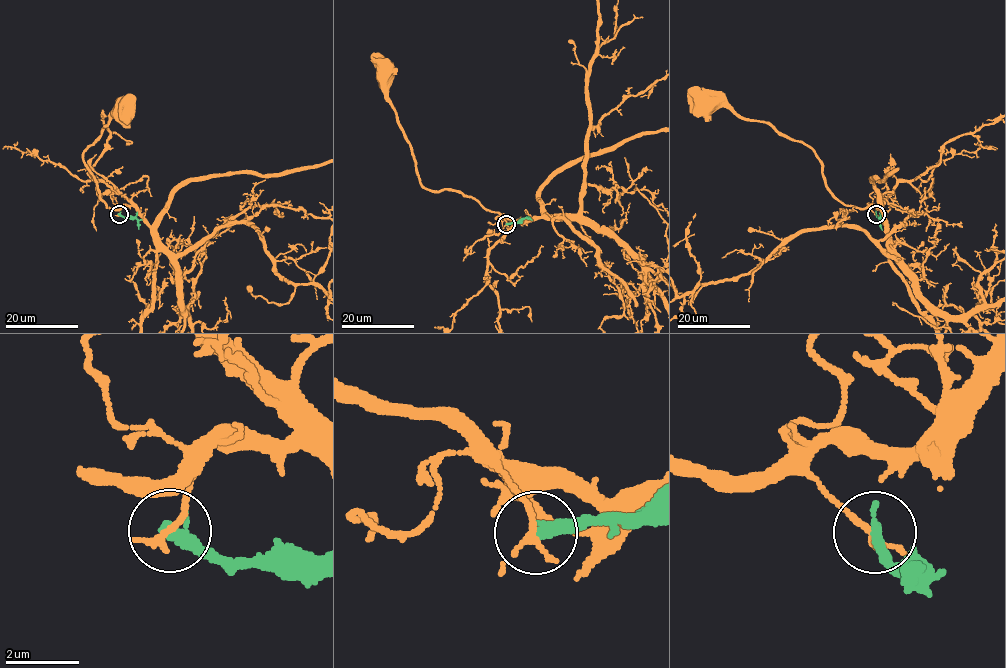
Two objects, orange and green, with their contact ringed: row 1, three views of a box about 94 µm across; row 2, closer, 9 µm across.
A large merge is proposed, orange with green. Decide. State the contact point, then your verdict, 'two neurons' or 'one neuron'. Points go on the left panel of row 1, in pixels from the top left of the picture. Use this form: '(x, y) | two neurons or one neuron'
(119, 214) | two neurons

